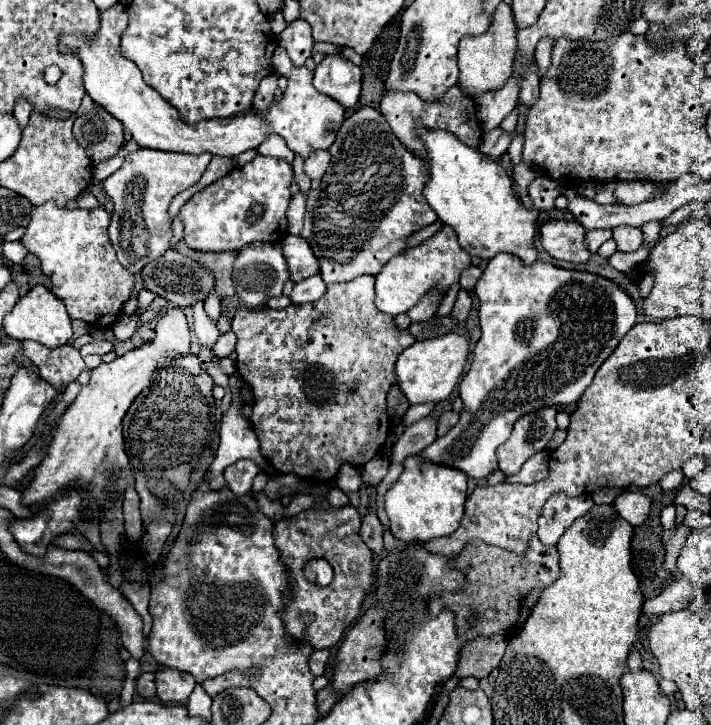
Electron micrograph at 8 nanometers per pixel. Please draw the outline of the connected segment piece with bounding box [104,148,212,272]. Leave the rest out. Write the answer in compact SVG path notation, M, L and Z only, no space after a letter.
M140 148L124 160L120 170L104 180L104 192L114 200L108 238L112 248L116 250L118 262L126 270L138 272L170 248L172 218L168 214L168 206L176 194L194 186L202 178L210 160L212 154L208 152L192 156Z

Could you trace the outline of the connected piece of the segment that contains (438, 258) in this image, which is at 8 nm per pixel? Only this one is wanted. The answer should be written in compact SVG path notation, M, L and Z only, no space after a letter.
M442 226L442 230L438 230L432 238L410 248L404 254L398 254L382 268L382 272L376 276L376 306L380 312L390 316L408 312L416 304L416 300L420 300L432 288L438 288L442 294L446 294L448 288L458 282L460 272L468 266L470 256L458 244L454 230L450 226Z

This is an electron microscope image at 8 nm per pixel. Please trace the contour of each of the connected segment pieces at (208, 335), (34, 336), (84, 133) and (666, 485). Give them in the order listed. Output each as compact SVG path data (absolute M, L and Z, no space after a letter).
M196 302L196 306L194 306L194 332L196 332L196 338L202 344L202 348L214 348L214 344L220 336L216 322L212 322L208 318L202 302Z
M34 286L4 316L4 332L18 340L34 340L48 348L58 348L72 338L72 324L66 306L60 300L56 300L56 296L46 286Z
M84 96L80 108L76 110L74 134L94 162L114 158L124 144L122 124L88 96Z
M676 470L676 472L668 472L668 474L666 474L658 484L660 484L662 490L678 490L680 484L682 484L682 480L684 480L682 472Z

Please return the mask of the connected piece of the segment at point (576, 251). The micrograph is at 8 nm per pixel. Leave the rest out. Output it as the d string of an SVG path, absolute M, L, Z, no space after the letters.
M548 220L540 226L544 250L556 258L572 264L584 264L590 258L590 250L582 242L586 236L584 226L576 220Z

